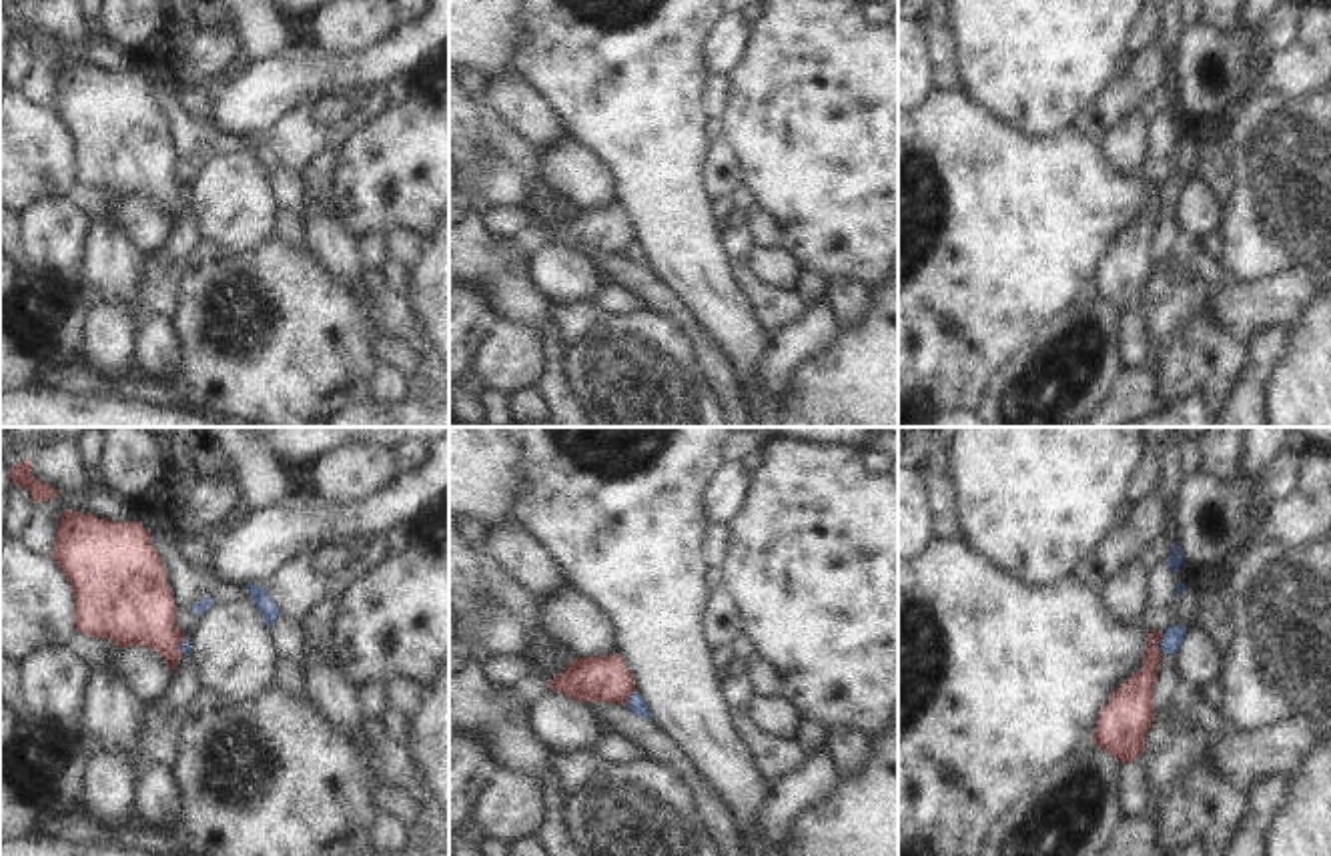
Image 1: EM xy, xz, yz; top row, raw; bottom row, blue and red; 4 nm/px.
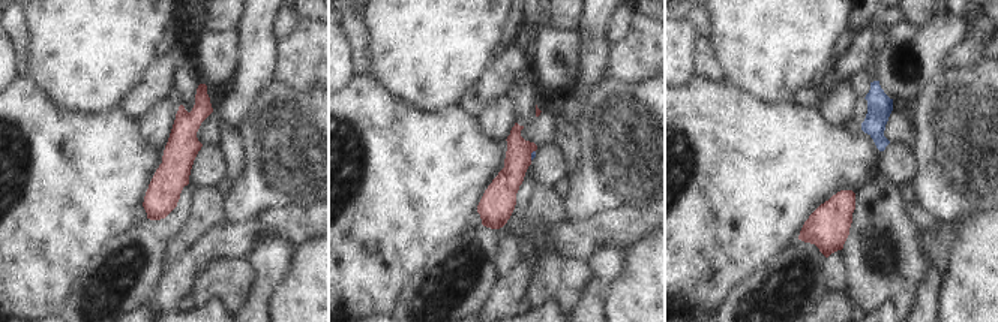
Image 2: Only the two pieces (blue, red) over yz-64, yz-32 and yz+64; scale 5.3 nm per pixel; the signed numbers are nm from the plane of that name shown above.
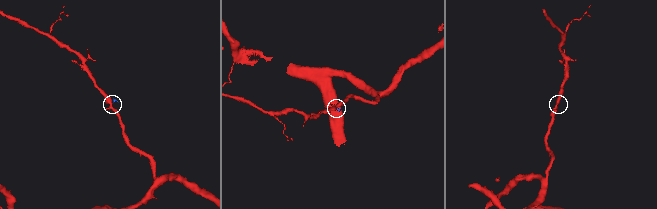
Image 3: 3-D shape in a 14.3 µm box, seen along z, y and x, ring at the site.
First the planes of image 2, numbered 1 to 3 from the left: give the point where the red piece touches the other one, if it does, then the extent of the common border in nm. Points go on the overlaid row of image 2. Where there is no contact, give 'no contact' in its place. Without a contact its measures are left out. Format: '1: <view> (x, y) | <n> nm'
1: no contact
2: yz-32 (532, 155) | 60 nm
3: no contact

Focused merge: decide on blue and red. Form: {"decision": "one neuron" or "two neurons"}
{"decision": "two neurons"}

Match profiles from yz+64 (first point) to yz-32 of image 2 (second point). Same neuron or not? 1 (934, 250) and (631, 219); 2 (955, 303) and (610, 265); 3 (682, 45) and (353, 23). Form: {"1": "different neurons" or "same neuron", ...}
{"1": "same neuron", "2": "different neurons", "3": "different neurons"}

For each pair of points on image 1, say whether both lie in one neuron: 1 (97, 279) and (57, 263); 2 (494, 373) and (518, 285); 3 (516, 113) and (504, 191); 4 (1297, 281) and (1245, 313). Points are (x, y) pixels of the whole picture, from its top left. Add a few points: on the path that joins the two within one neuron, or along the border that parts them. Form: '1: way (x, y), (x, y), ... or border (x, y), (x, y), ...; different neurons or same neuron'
1: border (89, 227), (79, 283); different neurons
2: border (494, 317), (530, 325), (540, 335), (544, 351); different neurons
3: border (482, 97), (512, 129), (540, 149); different neurons
4: way (1285, 293), (1275, 303), (1257, 305); same neuron

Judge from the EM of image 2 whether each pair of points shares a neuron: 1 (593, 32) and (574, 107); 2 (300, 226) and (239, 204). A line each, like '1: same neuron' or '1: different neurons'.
1: same neuron
2: different neurons

